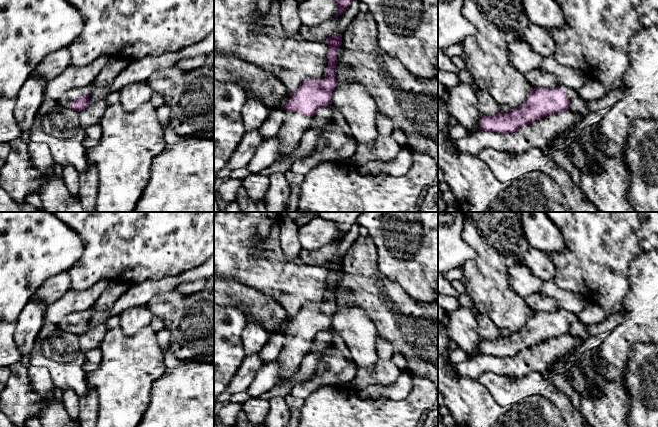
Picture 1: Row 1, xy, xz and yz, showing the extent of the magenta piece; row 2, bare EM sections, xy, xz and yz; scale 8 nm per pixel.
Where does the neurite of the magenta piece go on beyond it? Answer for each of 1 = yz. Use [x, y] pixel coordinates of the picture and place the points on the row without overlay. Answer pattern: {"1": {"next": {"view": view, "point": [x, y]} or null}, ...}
{"1": {"next": {"view": "yz", "point": [571, 318]}}}

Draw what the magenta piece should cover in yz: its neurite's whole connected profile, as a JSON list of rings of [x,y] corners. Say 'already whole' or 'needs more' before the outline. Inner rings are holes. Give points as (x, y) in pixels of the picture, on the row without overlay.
needs more; [[[565,310],[553,313],[535,312],[519,331],[508,337],[500,335],[493,340],[481,338],[479,350],[484,355],[512,357],[550,338],[568,334],[570,326],[578,321],[577,315]]]

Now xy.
needs more; [[[78,311],[68,314],[59,322],[60,328],[72,332],[75,335],[82,335],[90,329],[89,324],[90,312]]]

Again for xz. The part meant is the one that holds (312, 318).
needs more; [[[336,257],[325,266],[329,269],[328,292],[323,303],[306,302],[300,311],[291,317],[291,323],[283,332],[287,335],[283,349],[277,360],[281,365],[277,385],[285,383],[299,369],[304,356],[313,345],[320,331],[331,328],[332,315],[337,310],[336,288],[338,273],[342,268],[342,259]]]

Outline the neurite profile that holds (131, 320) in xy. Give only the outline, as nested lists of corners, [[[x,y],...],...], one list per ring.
[[[135,305],[124,310],[118,316],[119,326],[126,335],[134,335],[139,330],[149,326],[154,317],[147,305]]]

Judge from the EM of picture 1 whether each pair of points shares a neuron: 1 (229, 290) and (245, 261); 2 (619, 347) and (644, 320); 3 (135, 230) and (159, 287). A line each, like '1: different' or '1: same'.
1: different
2: same
3: different

